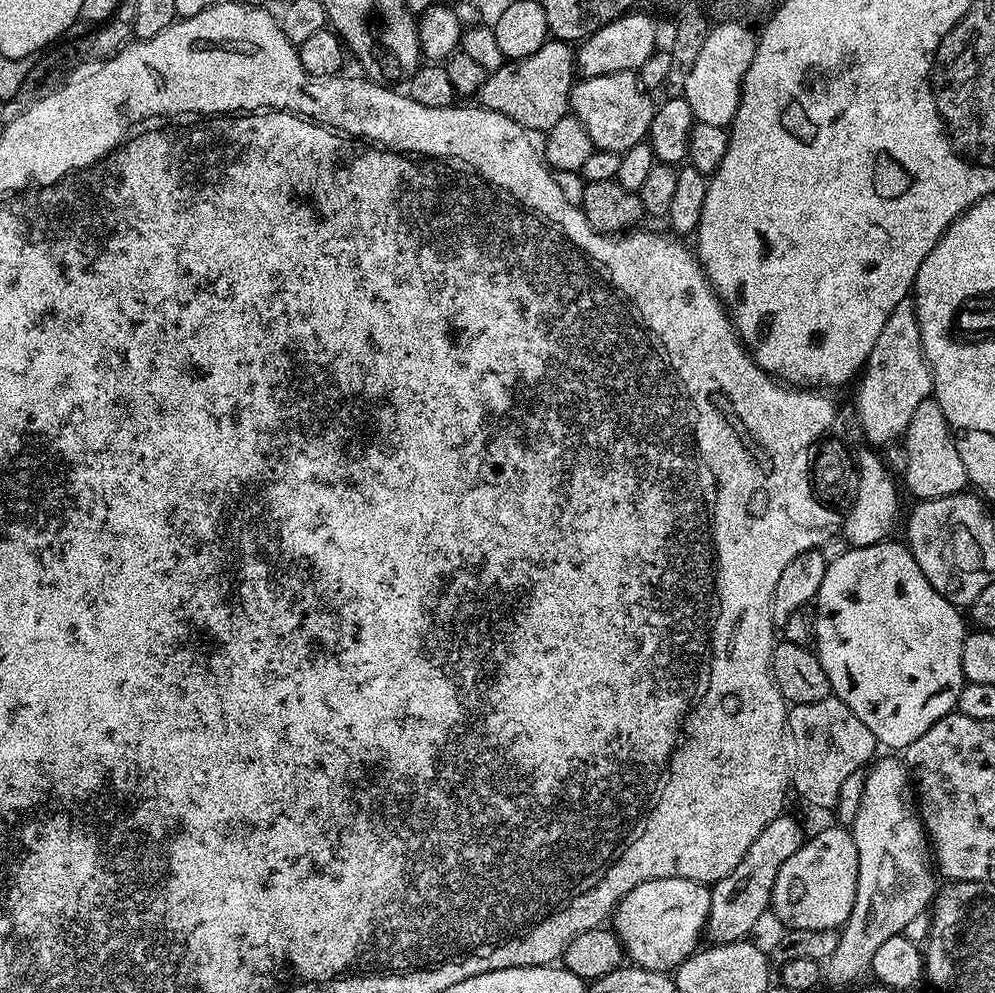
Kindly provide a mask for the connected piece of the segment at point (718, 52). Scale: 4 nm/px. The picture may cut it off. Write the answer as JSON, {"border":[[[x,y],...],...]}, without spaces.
{"border":[[[716,24],[709,31],[702,50],[696,52],[694,67],[686,77],[682,93],[697,121],[719,128],[728,128],[731,125],[740,105],[740,87],[751,70],[747,66],[751,54],[752,39],[749,39],[748,32],[744,29],[733,24]]]}

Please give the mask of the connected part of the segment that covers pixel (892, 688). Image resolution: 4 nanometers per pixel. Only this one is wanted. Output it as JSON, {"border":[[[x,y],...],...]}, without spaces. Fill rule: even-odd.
{"border":[[[881,542],[861,548],[849,547],[848,552],[828,560],[822,586],[814,601],[814,651],[822,662],[822,670],[826,670],[826,678],[836,699],[850,706],[850,710],[864,723],[866,730],[874,734],[877,745],[884,747],[885,744],[888,750],[903,750],[910,746],[910,742],[922,738],[922,734],[926,734],[926,730],[930,730],[934,722],[938,722],[955,709],[958,694],[966,683],[962,674],[962,642],[966,635],[966,627],[964,628],[964,620],[960,617],[961,609],[950,603],[927,581],[926,575],[919,569],[918,562],[912,557],[909,549],[903,543],[892,543]]]}

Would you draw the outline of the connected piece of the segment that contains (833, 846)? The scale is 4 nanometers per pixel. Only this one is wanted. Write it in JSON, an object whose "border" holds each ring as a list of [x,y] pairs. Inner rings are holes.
{"border":[[[844,826],[824,828],[817,836],[809,835],[804,844],[794,850],[791,858],[782,862],[782,870],[778,870],[778,878],[774,878],[772,891],[771,915],[776,915],[782,923],[788,924],[789,929],[801,928],[802,930],[830,930],[842,929],[850,918],[858,890],[858,849],[851,831]]]}

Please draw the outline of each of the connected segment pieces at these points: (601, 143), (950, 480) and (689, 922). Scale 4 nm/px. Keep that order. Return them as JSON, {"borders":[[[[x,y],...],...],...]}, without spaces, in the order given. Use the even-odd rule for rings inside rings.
{"borders":[[[[619,72],[601,76],[585,76],[572,85],[568,99],[571,115],[577,116],[590,134],[593,149],[601,148],[623,154],[632,146],[643,141],[650,130],[657,105],[652,104],[640,77],[636,72]]],[[[935,398],[923,400],[910,417],[910,426],[903,434],[904,444],[904,484],[916,495],[917,501],[944,498],[965,491],[969,487],[966,466],[962,466],[962,458],[956,449],[950,426],[946,422],[946,414],[942,414],[942,406],[938,406]]],[[[658,878],[642,882],[642,886],[634,886],[630,894],[620,899],[614,913],[614,921],[616,920],[614,931],[620,939],[620,945],[624,948],[627,959],[637,968],[671,973],[687,956],[697,951],[701,943],[699,940],[704,936],[704,923],[710,914],[711,897],[709,885],[699,884],[686,878]]]]}

